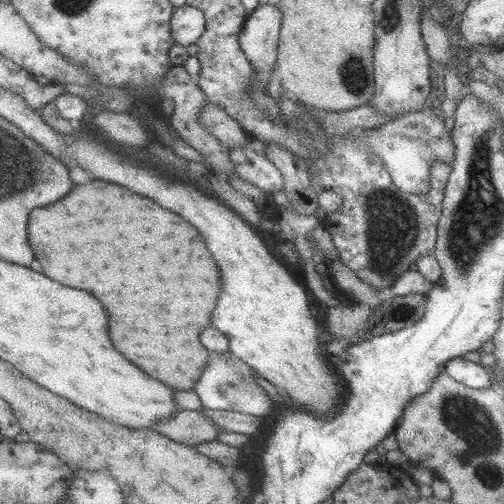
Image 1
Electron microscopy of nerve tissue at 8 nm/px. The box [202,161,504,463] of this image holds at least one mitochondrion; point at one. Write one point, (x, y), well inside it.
(392, 224)

